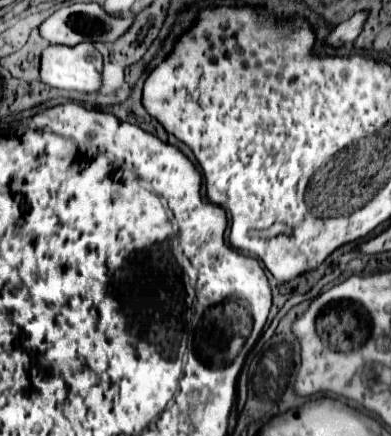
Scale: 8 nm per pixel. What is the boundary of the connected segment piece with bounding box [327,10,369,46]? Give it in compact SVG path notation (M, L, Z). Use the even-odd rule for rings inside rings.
M367 10L357 12L355 16L351 16L349 20L341 22L329 36L327 36L327 44L331 46L341 46L345 42L355 42L355 38L361 34L361 28L365 24L365 20L369 18Z

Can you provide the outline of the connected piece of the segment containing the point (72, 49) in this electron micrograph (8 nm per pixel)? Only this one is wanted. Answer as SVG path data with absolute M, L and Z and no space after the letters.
M79 42L75 46L53 44L41 52L39 78L41 78L41 82L45 82L53 88L77 90L77 92L91 94L91 92L97 92L101 86L101 68L103 68L103 58L91 42Z

